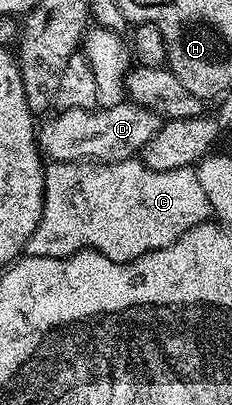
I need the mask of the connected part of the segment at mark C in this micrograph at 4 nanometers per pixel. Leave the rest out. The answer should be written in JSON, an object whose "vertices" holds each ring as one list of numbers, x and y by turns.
{"vertices":[[132,157,123,162,51,161,45,172,40,224,36,224,36,232,32,232,25,249,32,258,70,258,77,250,95,250,113,262,131,262,180,240,184,232,207,221,212,214,198,171,189,166,156,172]]}

